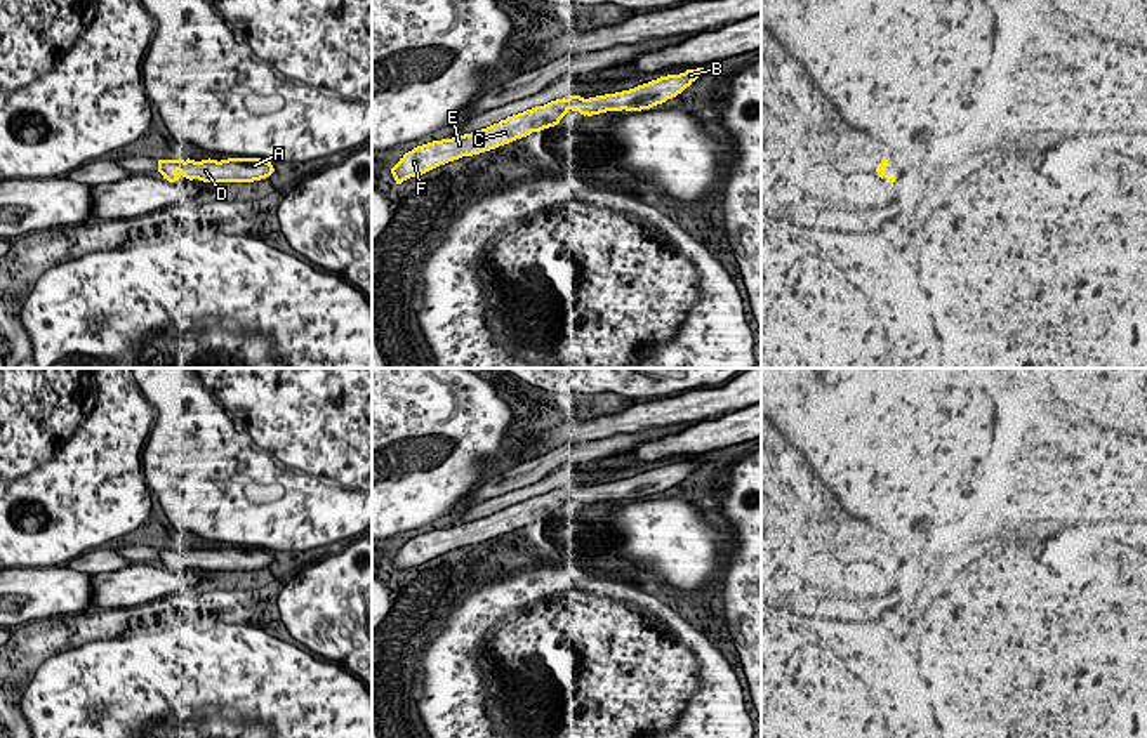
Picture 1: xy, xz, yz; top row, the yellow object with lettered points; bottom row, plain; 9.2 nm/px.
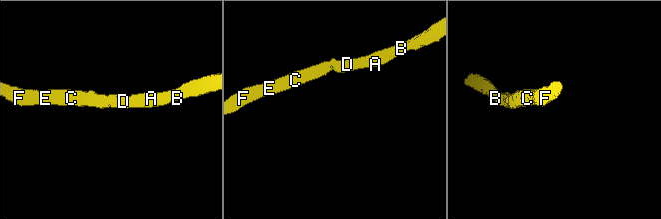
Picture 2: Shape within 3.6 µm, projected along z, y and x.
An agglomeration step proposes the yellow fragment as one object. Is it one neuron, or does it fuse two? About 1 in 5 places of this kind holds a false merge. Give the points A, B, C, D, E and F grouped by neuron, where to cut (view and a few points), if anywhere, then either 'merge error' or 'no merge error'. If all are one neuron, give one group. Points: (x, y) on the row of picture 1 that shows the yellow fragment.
A B C D E F | no cut | no merge error

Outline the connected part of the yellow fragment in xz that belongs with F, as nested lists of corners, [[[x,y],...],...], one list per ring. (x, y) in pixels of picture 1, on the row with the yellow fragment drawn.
[[[704,68],[686,69],[685,73],[660,76],[648,83],[615,94],[605,94],[589,99],[580,96],[556,99],[544,106],[535,106],[523,113],[507,116],[506,120],[501,120],[499,123],[494,123],[487,128],[417,146],[400,158],[400,161],[391,168],[391,174],[396,184],[401,184],[410,177],[422,175],[448,161],[459,160],[462,156],[480,155],[527,137],[532,132],[554,127],[570,109],[579,111],[584,116],[622,109],[650,109],[681,94],[704,73]]]

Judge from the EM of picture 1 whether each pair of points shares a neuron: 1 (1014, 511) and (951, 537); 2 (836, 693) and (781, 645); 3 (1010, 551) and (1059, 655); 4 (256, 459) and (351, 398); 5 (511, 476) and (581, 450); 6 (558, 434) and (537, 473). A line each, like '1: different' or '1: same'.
1: same
2: same
3: same
4: same
5: same
6: different

